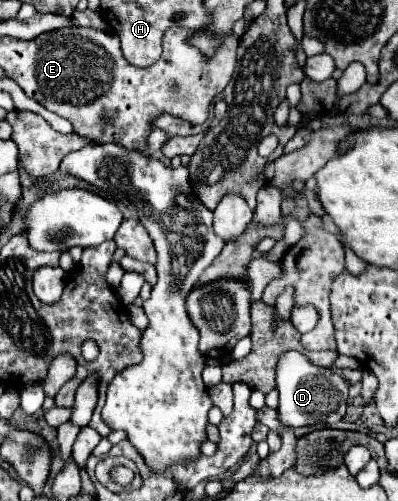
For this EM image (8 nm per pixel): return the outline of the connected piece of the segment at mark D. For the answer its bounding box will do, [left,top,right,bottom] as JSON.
[276,350,348,428]

